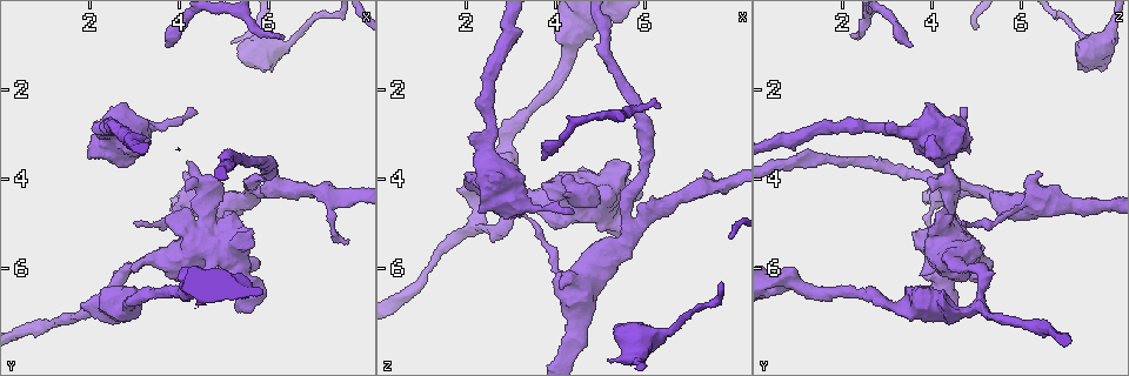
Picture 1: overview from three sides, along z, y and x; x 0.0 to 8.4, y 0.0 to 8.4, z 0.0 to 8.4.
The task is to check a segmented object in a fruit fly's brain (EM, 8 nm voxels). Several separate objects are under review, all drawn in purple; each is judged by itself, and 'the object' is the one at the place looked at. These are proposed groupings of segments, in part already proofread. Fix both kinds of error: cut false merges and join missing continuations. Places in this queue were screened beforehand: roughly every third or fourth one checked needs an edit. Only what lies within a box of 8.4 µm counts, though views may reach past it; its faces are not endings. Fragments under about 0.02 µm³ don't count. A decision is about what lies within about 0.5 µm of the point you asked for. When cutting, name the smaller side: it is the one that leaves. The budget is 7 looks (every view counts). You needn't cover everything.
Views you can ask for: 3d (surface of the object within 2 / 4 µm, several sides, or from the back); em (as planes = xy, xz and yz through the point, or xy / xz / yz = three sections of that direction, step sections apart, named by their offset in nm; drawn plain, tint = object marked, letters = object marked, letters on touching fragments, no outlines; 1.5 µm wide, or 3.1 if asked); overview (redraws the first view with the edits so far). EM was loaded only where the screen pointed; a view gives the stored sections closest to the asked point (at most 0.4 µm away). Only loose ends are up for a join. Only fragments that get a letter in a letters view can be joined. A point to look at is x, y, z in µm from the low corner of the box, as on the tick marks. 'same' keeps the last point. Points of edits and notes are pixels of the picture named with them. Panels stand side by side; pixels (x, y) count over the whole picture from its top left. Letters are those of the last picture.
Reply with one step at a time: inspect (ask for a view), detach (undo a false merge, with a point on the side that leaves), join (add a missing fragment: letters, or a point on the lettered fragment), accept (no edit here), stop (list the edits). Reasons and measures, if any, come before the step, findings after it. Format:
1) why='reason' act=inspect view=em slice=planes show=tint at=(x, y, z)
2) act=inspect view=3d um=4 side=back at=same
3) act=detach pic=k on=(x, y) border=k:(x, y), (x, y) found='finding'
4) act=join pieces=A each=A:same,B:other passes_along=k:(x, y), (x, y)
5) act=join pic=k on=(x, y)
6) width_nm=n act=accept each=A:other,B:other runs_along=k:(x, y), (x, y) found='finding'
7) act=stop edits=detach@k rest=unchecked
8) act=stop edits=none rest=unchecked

why='thick end' act=inspect view=3d um=4 side=back at=(2.05, 3.50, 4.20)

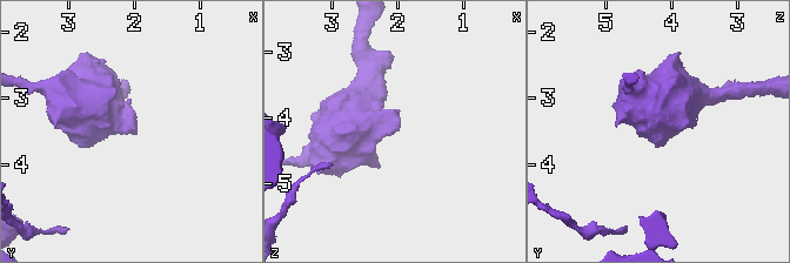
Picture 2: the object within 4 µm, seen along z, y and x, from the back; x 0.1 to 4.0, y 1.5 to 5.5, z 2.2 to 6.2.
why='need the tissue' act=inspect view=em slice=planes show=letters at=(1.95, 3.50, 4.15)

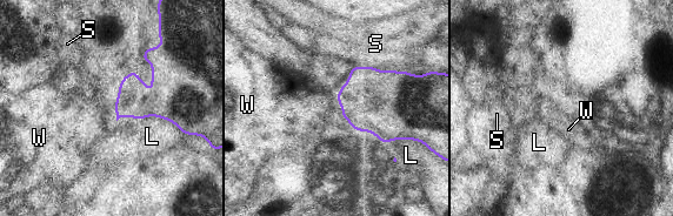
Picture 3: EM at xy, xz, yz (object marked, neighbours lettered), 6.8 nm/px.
act=accept each=L:other,S:other,W:other found='no lettered fragment goes on from it'

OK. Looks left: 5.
why='branch stops here' act=inspect view=3d um=2 at=(4.15, 3.65, 4.45)

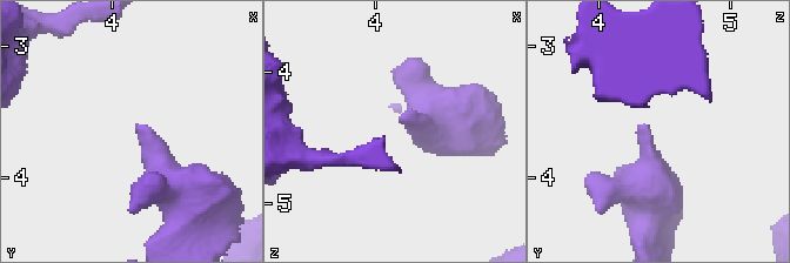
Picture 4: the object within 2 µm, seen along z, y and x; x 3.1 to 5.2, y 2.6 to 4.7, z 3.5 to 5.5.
act=inspect view=em slice=xy step=4 show=letters at=(4.20, 3.62, 4.40)

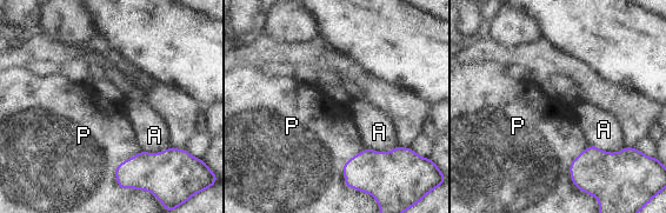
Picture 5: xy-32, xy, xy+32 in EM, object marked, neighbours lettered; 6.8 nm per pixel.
act=accept each=A:other,P:other found='none of them fits'

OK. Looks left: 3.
why='an open end' act=inspect view=em slice=planes show=letters at=(7.75, 5.30, 4.35)

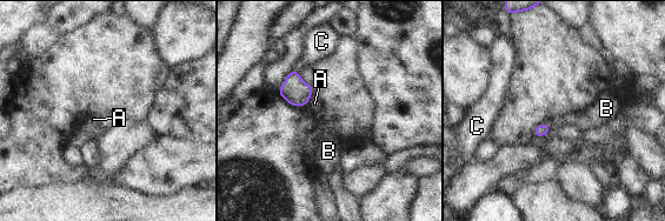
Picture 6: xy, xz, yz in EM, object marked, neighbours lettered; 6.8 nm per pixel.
longest_contact=A:110nm act=join pieces=B each=A:other,B:same,C:other passes_along=6:(543, 129), (547, 126), (583, 120) found='it goes on there'

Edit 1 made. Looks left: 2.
act=stop edits=join@6 rest=unchecked

